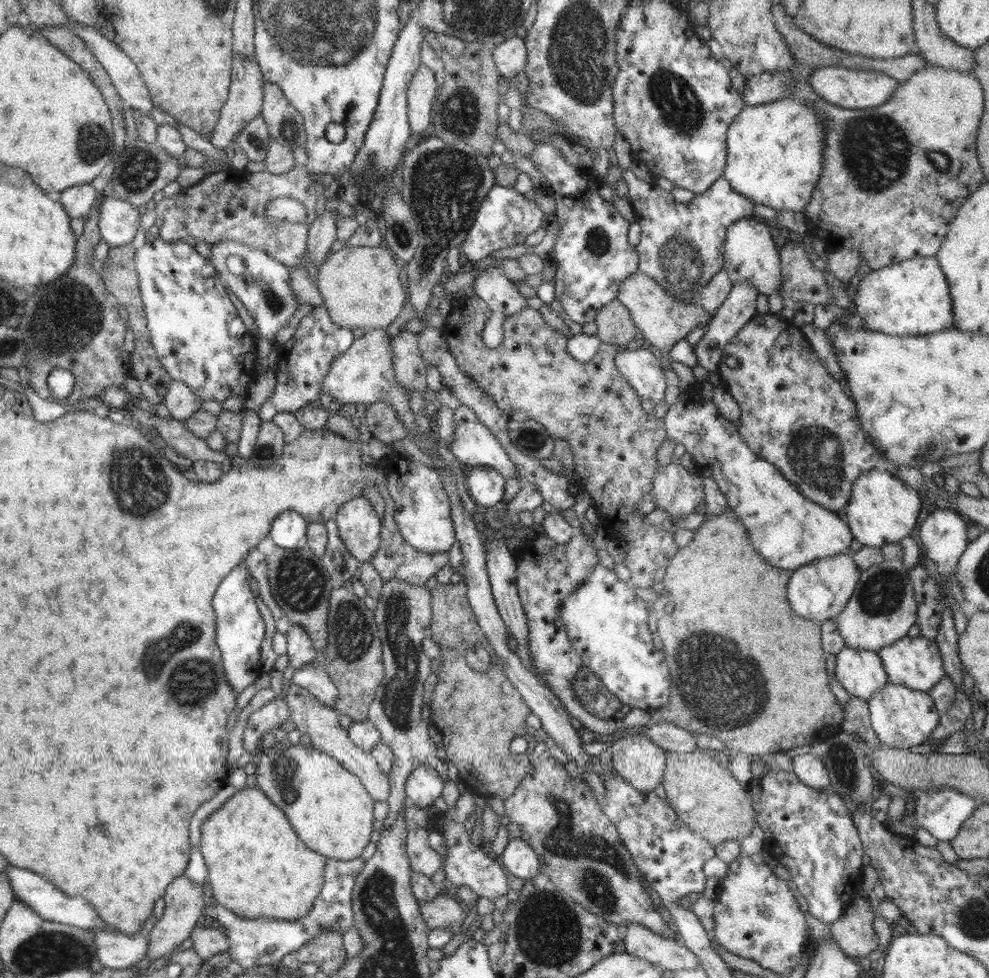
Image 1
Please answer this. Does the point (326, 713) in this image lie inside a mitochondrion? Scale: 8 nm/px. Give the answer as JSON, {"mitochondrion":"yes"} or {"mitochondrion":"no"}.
{"mitochondrion":"no"}

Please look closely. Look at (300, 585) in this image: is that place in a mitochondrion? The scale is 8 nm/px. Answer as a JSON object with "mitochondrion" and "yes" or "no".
{"mitochondrion":"yes"}

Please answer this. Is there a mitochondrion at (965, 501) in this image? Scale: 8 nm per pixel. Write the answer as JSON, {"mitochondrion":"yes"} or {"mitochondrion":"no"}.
{"mitochondrion":"no"}

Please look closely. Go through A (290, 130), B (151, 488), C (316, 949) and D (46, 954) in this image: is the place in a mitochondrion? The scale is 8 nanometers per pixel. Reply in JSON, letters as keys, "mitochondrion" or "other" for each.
{"A":"mitochondrion","B":"mitochondrion","C":"other","D":"mitochondrion"}

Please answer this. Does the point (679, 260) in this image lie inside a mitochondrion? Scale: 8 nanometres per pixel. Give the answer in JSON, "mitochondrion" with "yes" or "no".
{"mitochondrion":"yes"}

